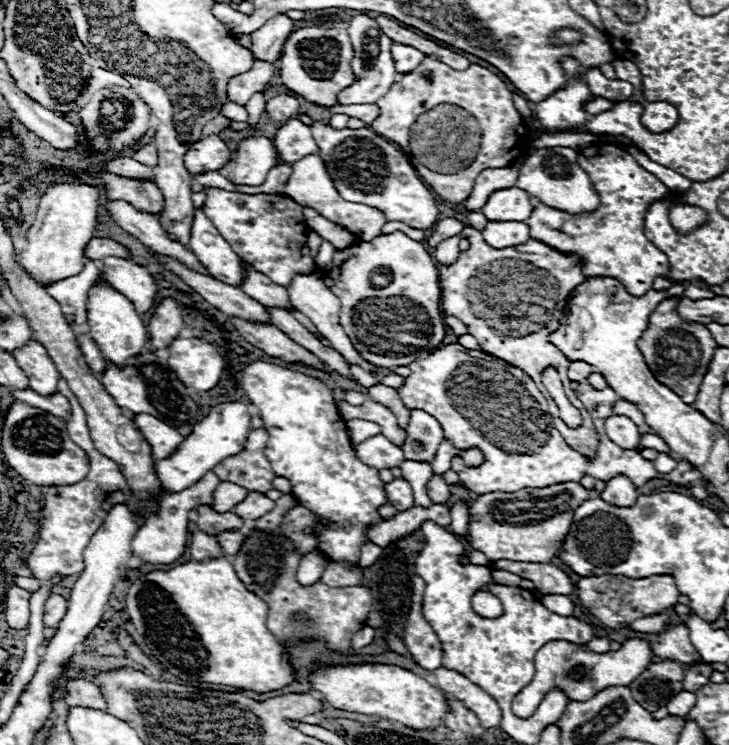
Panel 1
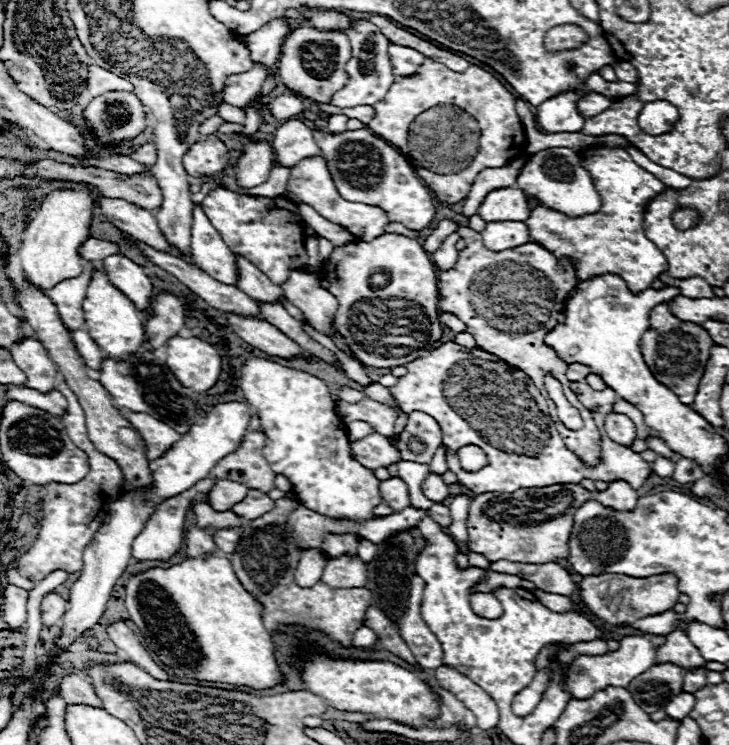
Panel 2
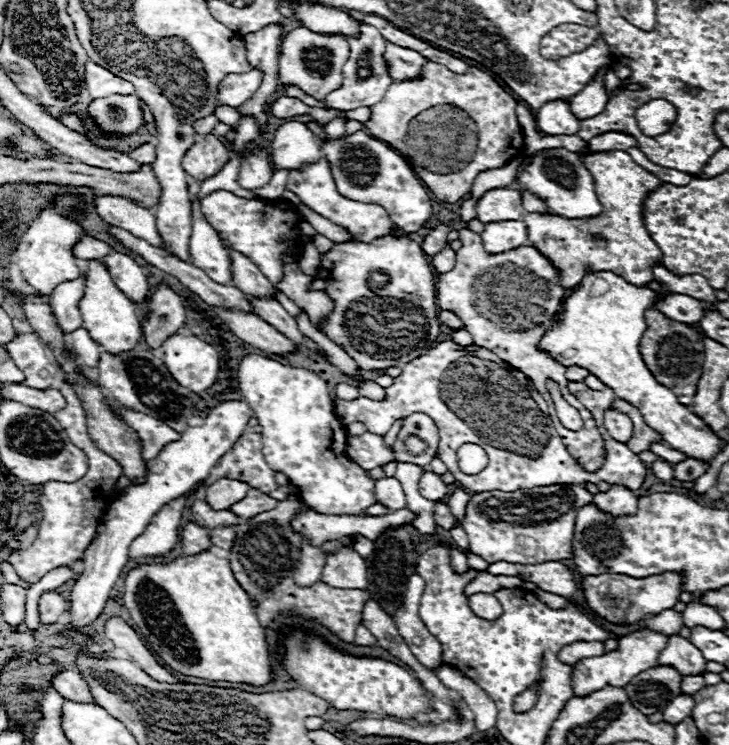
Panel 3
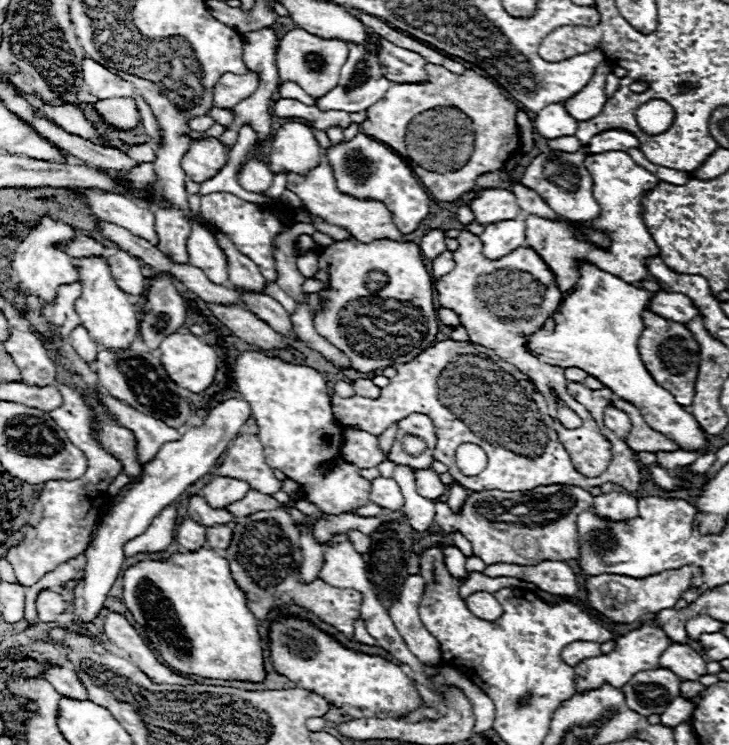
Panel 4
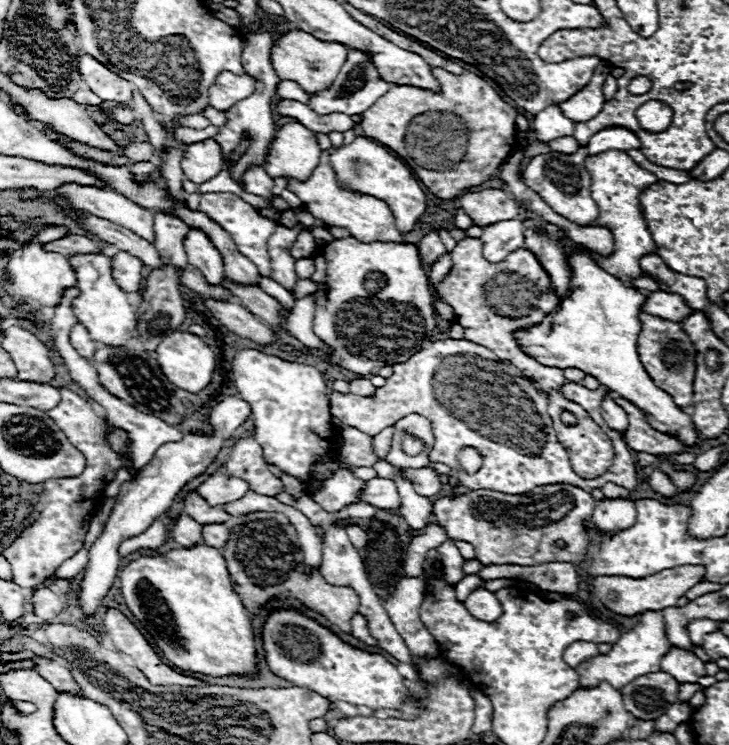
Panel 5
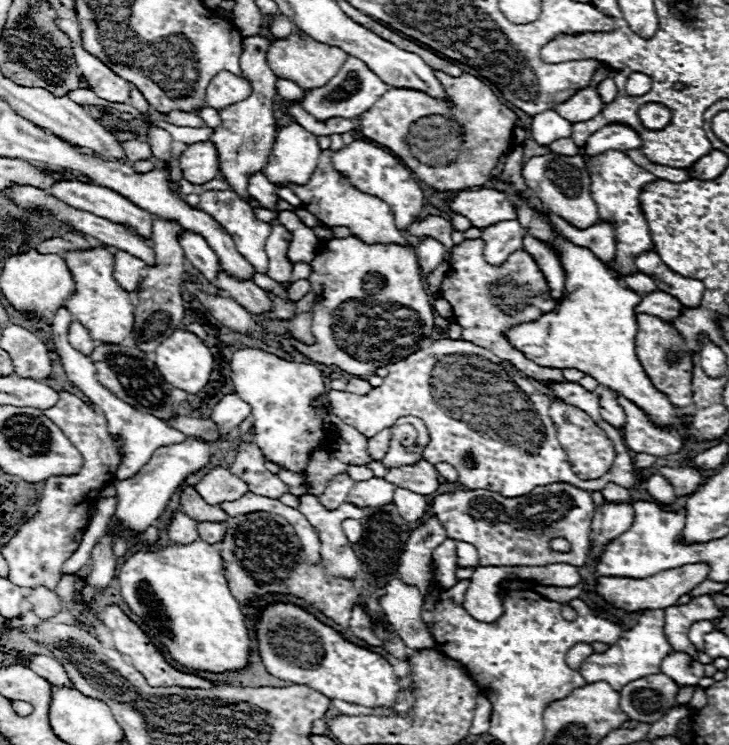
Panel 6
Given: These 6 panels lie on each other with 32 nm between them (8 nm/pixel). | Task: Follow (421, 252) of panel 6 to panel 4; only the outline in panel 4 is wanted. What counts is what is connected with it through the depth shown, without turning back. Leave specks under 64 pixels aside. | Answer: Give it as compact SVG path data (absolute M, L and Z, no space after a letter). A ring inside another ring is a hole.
M436 228L436 230L430 230L422 242L420 242L420 248L422 248L422 254L424 258L428 260L434 260L440 252L444 252L444 228Z

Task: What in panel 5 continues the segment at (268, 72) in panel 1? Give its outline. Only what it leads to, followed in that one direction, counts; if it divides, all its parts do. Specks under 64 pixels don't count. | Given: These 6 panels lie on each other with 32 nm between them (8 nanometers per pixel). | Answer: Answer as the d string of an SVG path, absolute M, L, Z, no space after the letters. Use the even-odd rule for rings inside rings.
M222 72L210 86L210 106L218 110L228 110L236 102L248 98L256 88L256 80L248 74L236 76L232 72Z

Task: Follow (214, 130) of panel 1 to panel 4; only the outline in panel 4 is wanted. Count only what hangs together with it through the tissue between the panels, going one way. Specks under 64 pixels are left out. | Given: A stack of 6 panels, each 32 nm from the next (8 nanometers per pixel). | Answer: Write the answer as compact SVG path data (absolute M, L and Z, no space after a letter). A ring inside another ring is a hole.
M200 116L188 120L188 126L195 131L205 131L209 129L215 121L209 116Z

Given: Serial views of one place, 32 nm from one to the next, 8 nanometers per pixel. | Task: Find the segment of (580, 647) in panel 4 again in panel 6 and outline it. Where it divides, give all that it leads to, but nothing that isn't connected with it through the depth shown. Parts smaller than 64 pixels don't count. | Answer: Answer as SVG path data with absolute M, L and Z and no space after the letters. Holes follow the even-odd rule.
M578 642L578 644L574 644L574 646L570 648L570 652L566 652L566 664L568 664L570 668L578 670L578 668L580 668L580 664L582 664L590 654L594 654L592 644Z

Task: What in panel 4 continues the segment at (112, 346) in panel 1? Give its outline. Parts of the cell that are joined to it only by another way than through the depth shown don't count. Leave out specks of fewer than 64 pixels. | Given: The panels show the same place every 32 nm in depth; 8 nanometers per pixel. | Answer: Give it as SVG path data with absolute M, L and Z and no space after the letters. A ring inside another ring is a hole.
M76 258L74 264L82 280L82 296L76 302L76 312L82 320L82 326L90 332L90 338L94 338L104 348L110 350L130 348L130 344L138 336L136 306L128 302L128 294L114 284L106 258Z

